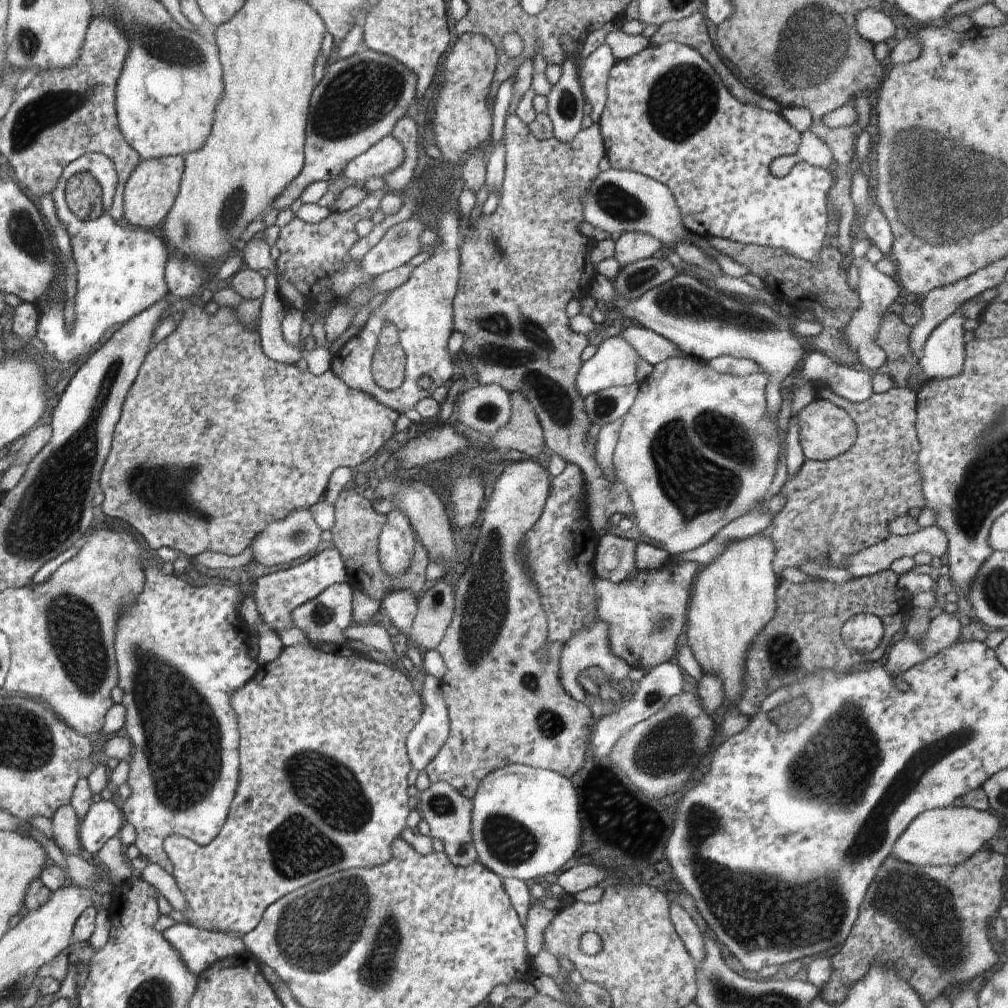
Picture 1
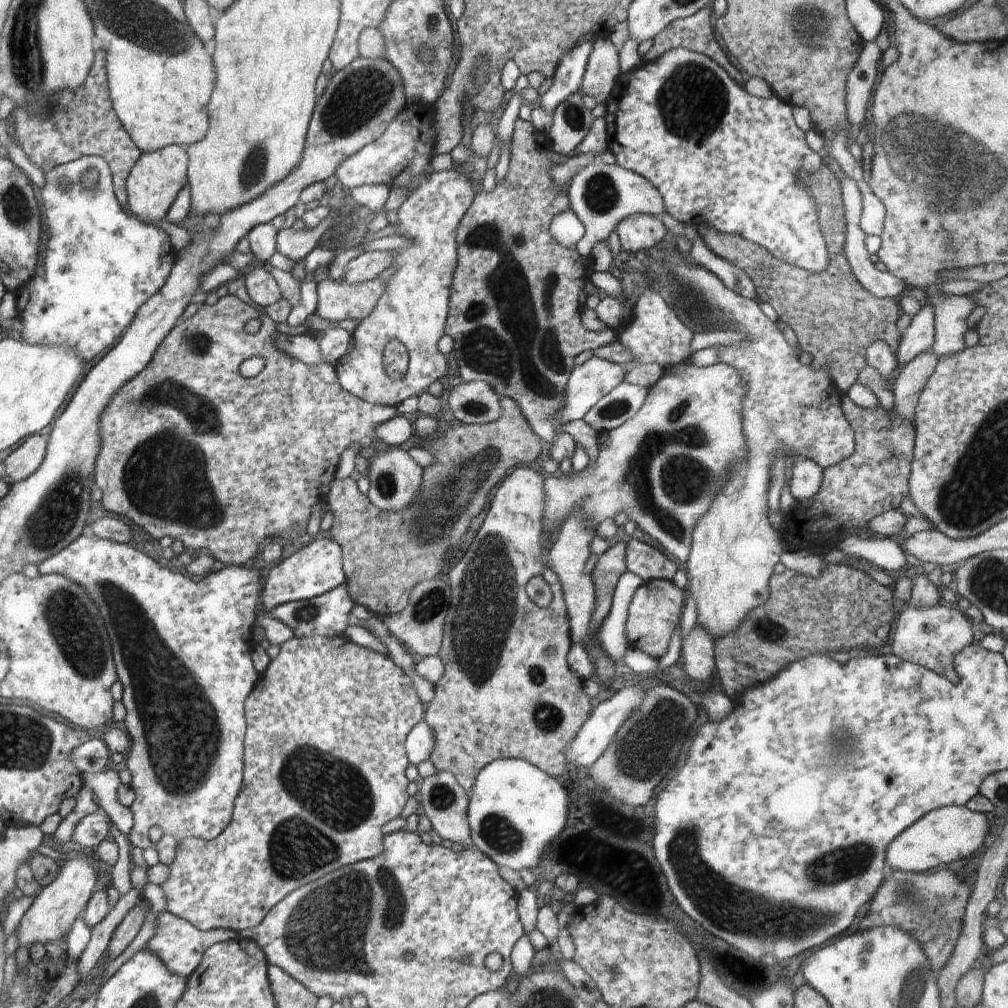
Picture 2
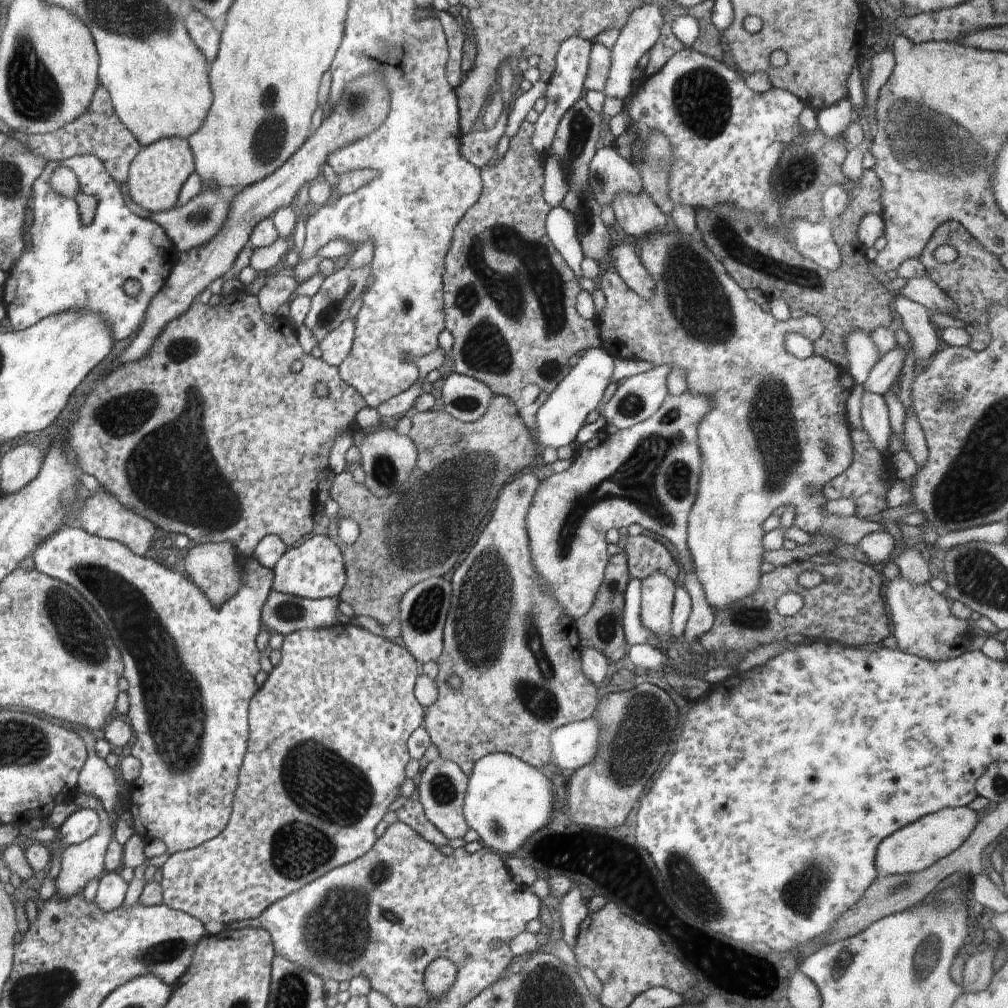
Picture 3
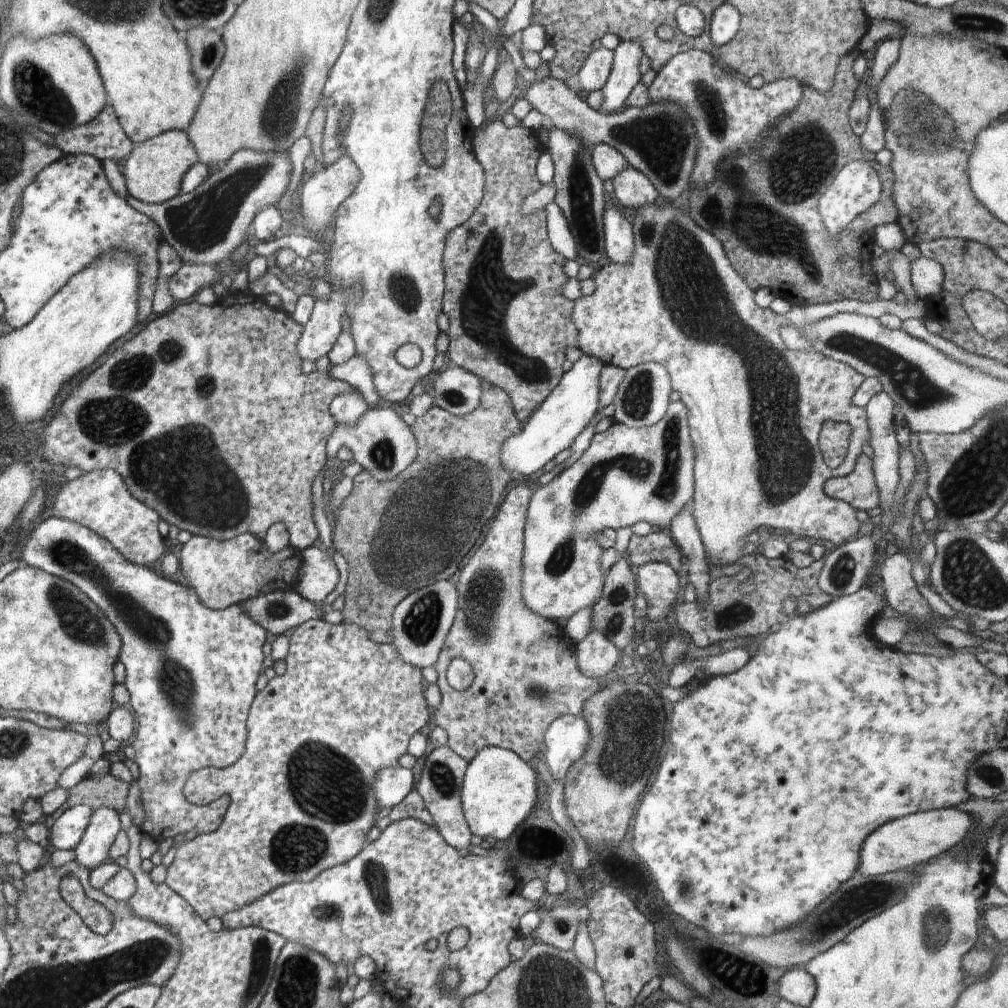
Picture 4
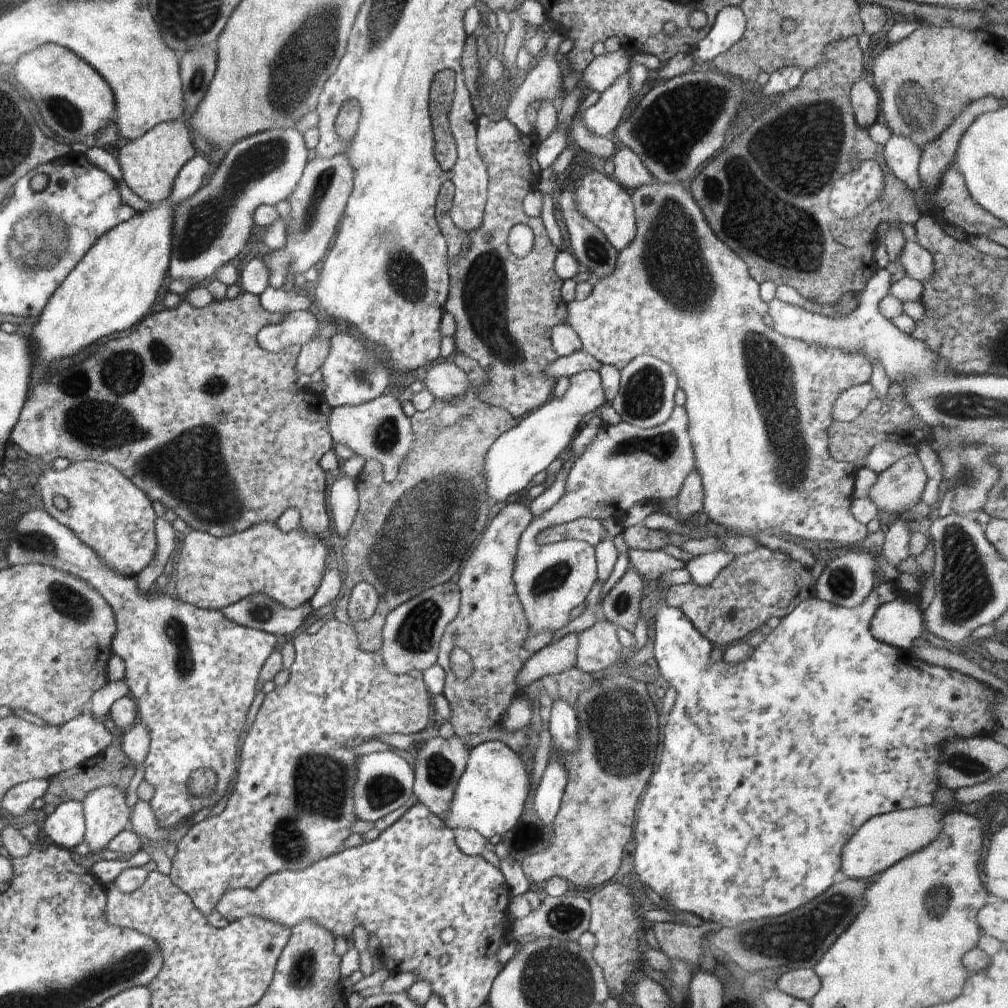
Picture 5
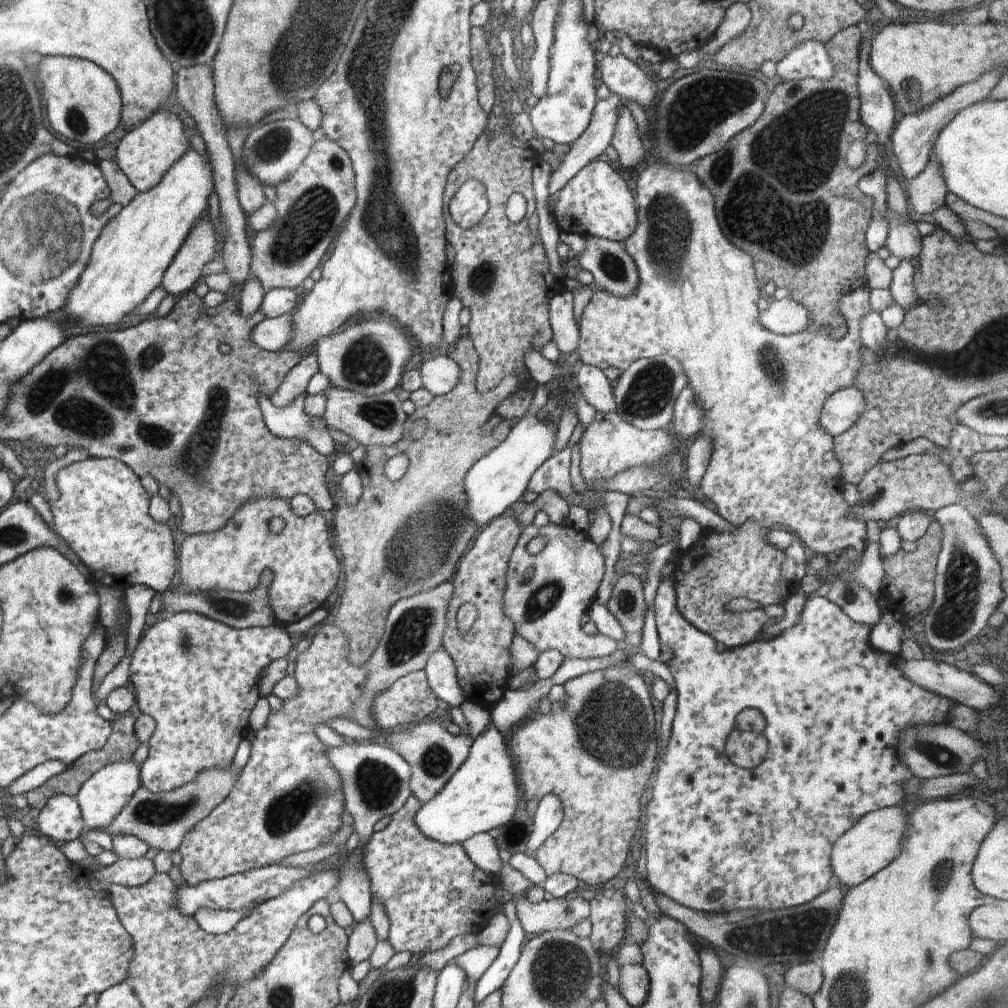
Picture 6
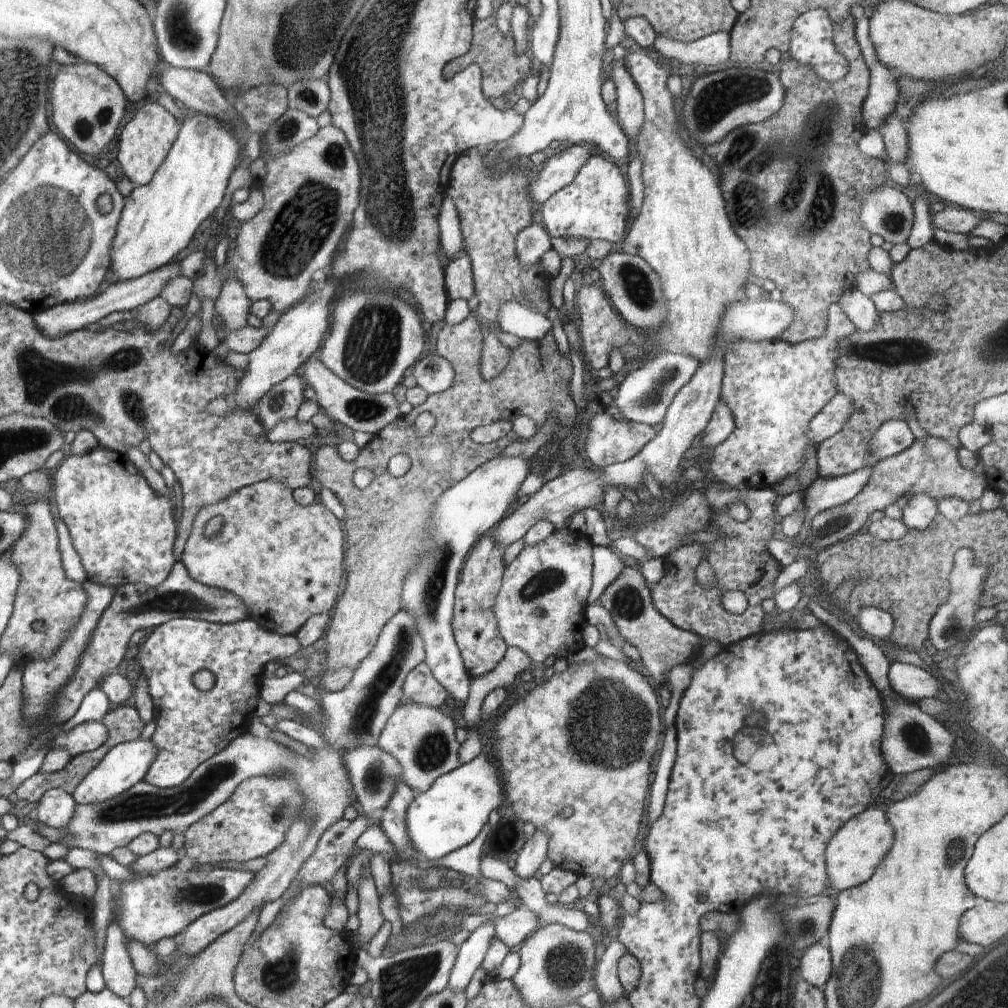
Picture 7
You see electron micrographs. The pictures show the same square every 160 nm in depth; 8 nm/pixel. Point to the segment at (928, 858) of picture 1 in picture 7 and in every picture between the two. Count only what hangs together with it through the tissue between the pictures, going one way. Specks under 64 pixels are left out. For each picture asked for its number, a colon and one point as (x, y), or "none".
2: (948, 833)
3: (917, 846)
4: (904, 843)
5: (882, 840)
6: (872, 843)
7: (853, 853)

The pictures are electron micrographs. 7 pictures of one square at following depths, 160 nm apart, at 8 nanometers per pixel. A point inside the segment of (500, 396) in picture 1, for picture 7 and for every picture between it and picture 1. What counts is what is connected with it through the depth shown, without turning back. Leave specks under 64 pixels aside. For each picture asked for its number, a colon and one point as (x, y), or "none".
2: (476, 403)
3: (466, 399)
4: (458, 391)
5: (444, 381)
6: (440, 374)
7: (434, 374)

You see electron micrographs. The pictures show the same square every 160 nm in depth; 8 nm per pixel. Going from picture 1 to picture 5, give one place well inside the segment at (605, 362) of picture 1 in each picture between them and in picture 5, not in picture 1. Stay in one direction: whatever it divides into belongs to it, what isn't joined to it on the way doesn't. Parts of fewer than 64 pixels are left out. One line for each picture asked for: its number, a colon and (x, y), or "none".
2: (587, 384)
3: (563, 415)
4: (552, 427)
5: (510, 465)

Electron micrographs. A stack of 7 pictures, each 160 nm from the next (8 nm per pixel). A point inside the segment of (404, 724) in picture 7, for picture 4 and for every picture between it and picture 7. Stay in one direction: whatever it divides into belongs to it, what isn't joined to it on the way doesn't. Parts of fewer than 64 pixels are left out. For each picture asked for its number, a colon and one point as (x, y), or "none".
4: (440, 784)
5: (439, 763)
6: (433, 754)

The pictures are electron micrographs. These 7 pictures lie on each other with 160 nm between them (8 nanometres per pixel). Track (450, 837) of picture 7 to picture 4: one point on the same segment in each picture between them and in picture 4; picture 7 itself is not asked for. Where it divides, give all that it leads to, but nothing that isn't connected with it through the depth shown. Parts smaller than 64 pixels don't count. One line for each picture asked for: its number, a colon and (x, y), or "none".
4: (499, 790)
5: (490, 797)
6: (483, 793)

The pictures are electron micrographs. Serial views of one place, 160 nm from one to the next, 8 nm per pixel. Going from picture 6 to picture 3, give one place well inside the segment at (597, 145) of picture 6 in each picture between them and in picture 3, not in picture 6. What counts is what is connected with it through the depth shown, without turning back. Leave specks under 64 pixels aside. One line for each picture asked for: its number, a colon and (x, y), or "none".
3: (644, 27)
4: (624, 75)
5: (602, 119)

